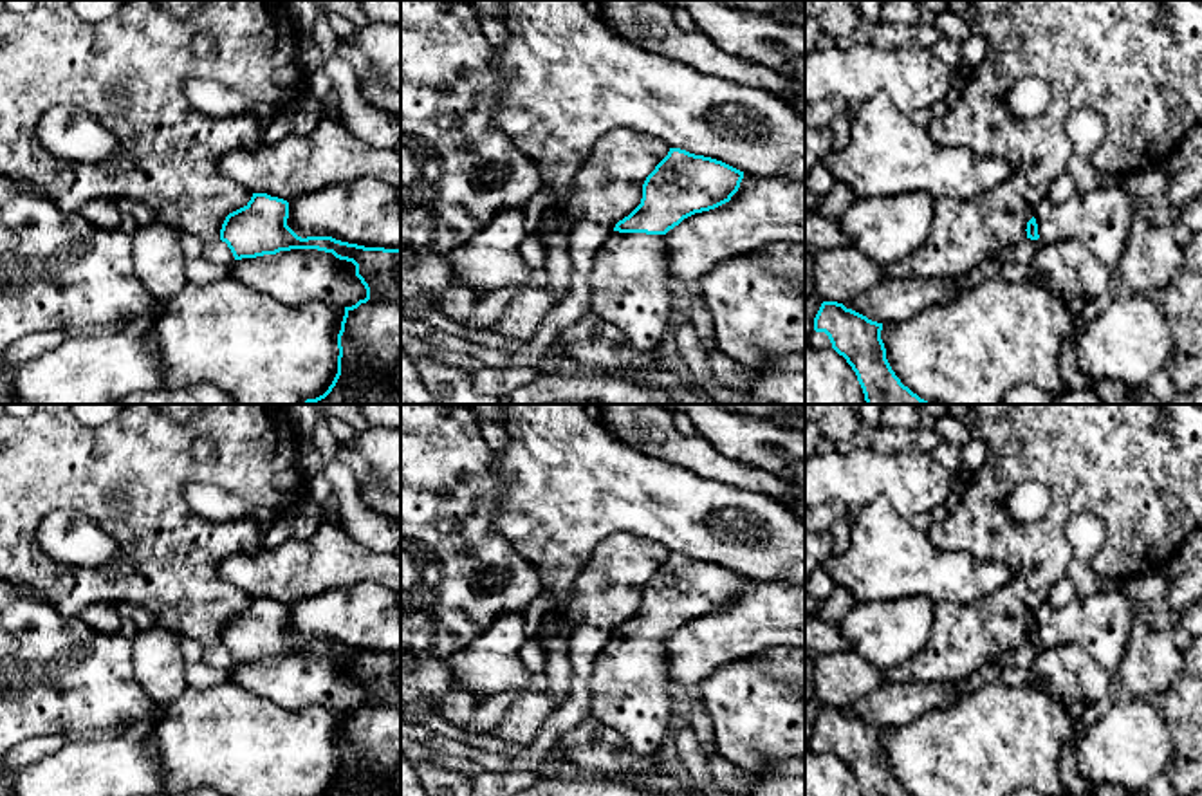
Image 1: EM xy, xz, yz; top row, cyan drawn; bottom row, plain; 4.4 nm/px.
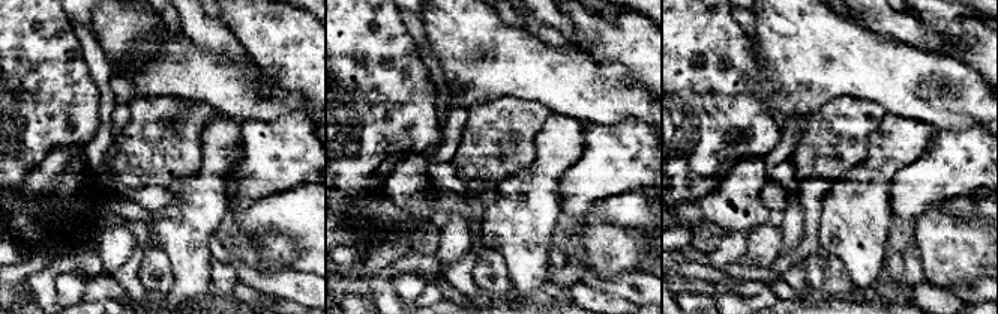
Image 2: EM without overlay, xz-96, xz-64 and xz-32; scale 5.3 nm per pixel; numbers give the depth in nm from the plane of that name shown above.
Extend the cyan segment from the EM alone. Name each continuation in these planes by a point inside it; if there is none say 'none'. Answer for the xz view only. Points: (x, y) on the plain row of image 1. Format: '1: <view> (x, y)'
1: xz (630, 690)

